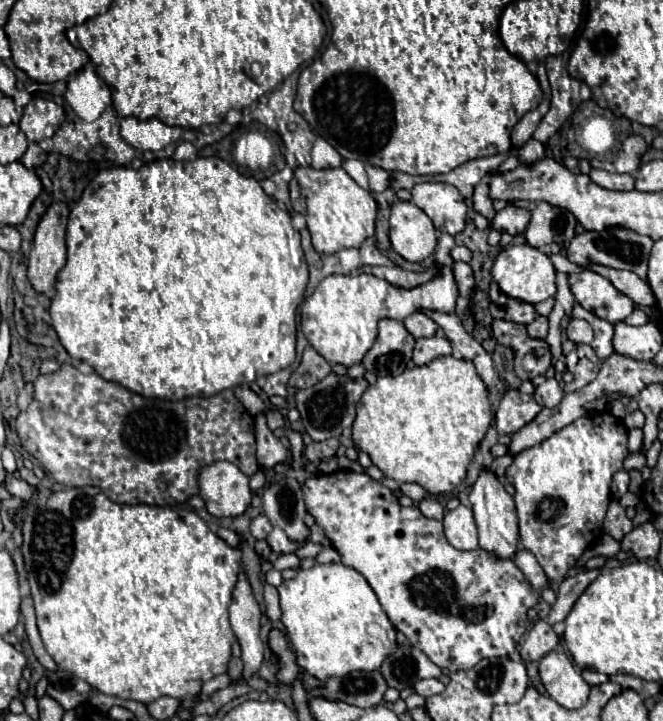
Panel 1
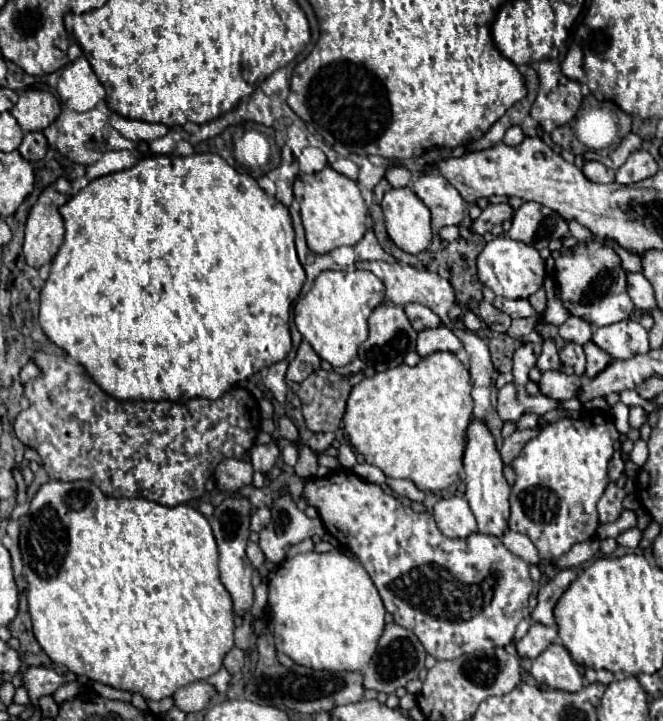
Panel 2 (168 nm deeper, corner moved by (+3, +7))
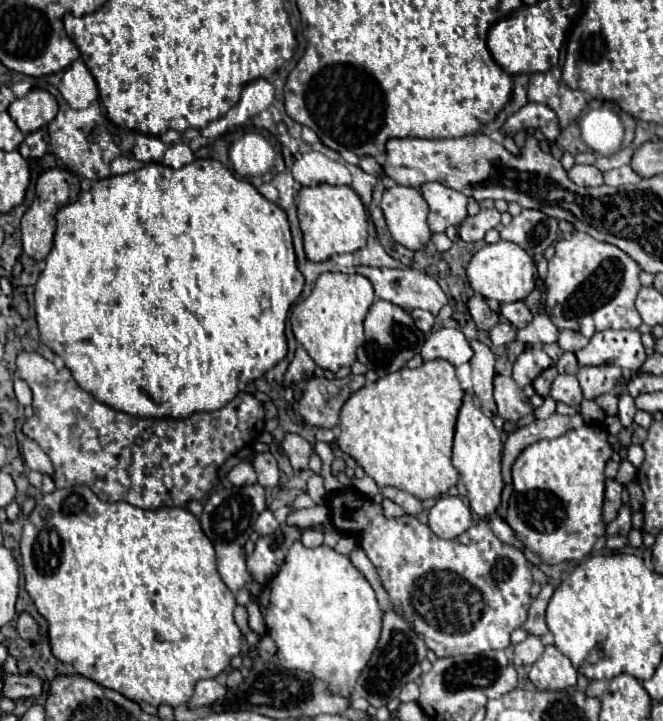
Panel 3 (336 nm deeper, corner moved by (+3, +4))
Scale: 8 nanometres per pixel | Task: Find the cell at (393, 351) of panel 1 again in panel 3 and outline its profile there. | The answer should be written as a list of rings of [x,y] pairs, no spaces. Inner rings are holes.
[[[376,300],[370,306],[364,320],[364,336],[366,336],[364,352],[362,356],[358,356],[358,360],[366,364],[370,370],[374,370],[378,376],[404,368],[410,358],[420,354],[420,348],[424,344],[424,334],[416,328],[412,316],[400,306],[392,302],[384,302],[384,300]]]

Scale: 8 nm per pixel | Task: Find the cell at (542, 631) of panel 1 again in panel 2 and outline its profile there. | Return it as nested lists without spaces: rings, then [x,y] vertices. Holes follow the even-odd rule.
[[[532,623],[530,631],[516,643],[518,655],[534,659],[538,657],[556,637],[556,631],[552,627],[544,627],[542,623]]]

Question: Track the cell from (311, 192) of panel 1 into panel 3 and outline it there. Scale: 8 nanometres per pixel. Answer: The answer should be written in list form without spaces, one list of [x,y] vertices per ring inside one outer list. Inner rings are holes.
[[[306,186],[298,194],[298,220],[304,232],[304,250],[312,262],[324,262],[334,254],[356,252],[366,246],[368,216],[360,196],[350,186]]]

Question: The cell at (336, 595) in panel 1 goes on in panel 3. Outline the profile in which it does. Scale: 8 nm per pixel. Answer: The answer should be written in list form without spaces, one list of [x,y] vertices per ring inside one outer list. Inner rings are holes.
[[[294,542],[278,574],[264,586],[258,604],[266,622],[268,636],[276,644],[276,658],[284,668],[304,670],[322,682],[328,682],[328,688],[334,690],[334,694],[344,694],[344,698],[354,694],[354,684],[378,644],[382,610],[376,604],[372,586],[362,576],[362,572],[356,570],[348,556],[338,554],[326,544],[306,548],[302,542]]]

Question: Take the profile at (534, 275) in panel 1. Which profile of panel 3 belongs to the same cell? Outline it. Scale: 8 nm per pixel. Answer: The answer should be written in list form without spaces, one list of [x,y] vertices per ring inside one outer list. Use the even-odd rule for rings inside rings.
[[[500,240],[496,244],[486,244],[484,248],[480,248],[472,256],[466,268],[466,276],[474,292],[482,294],[484,298],[498,300],[498,302],[524,300],[536,288],[536,264],[532,256],[526,254],[514,242],[506,242],[506,240]]]

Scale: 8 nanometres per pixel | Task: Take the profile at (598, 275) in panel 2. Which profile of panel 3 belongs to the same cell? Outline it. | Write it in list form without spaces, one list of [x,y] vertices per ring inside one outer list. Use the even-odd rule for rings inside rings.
[[[572,232],[570,238],[564,238],[556,242],[554,256],[548,260],[548,274],[546,274],[546,308],[556,324],[558,330],[574,330],[584,334],[586,338],[592,338],[592,334],[608,328],[638,328],[642,324],[642,318],[634,306],[636,294],[642,288],[640,280],[640,266],[618,246],[612,246],[608,242],[598,242],[592,236],[584,232]]]

